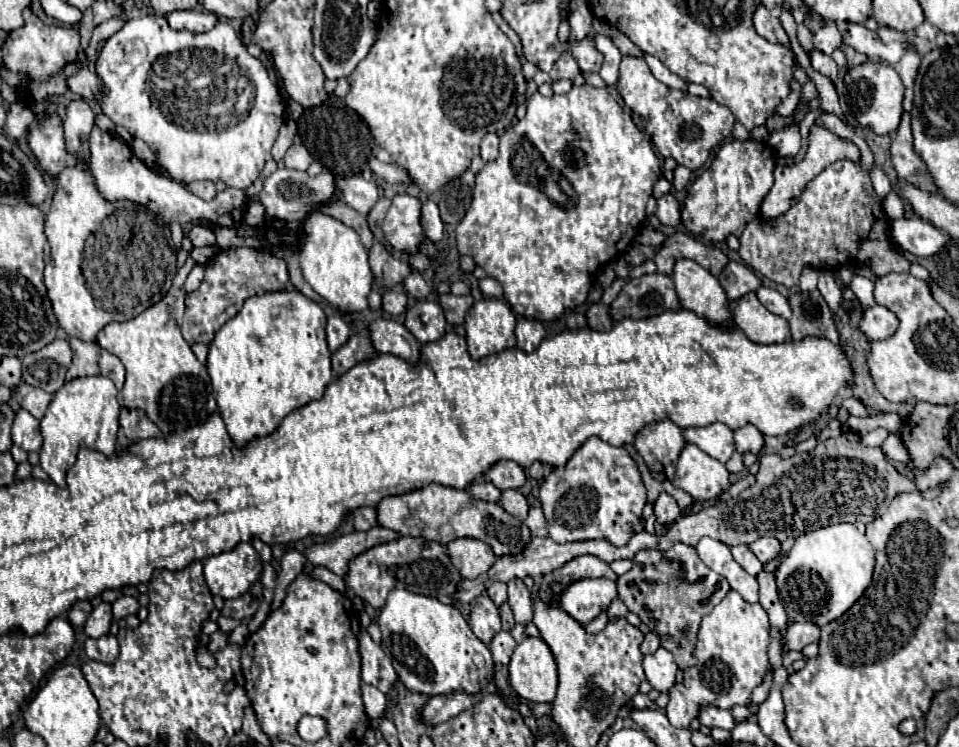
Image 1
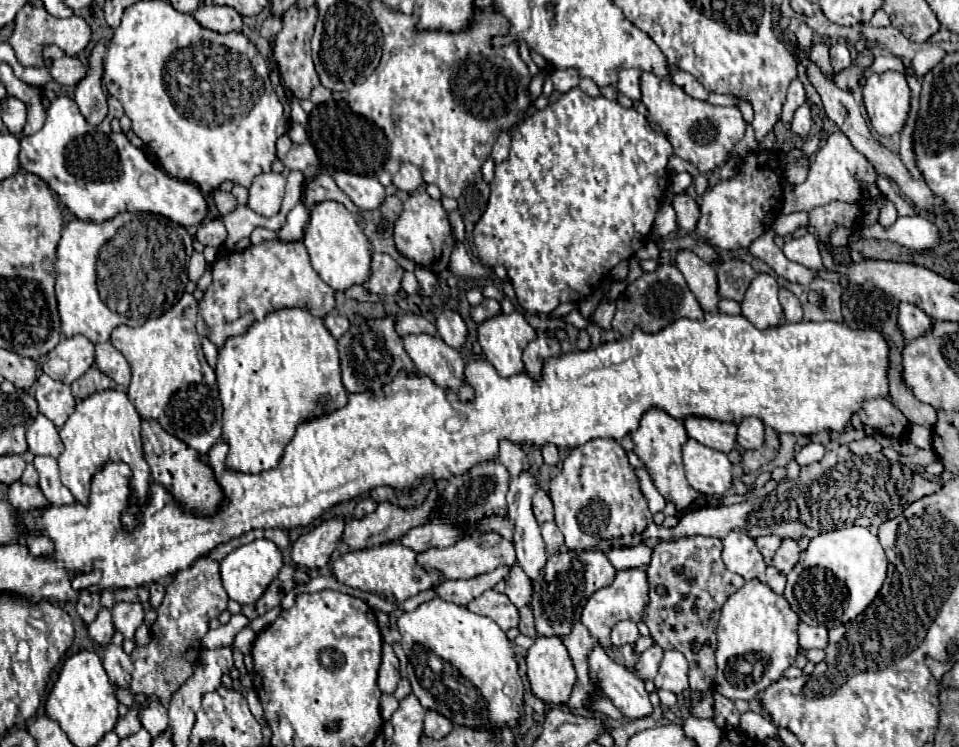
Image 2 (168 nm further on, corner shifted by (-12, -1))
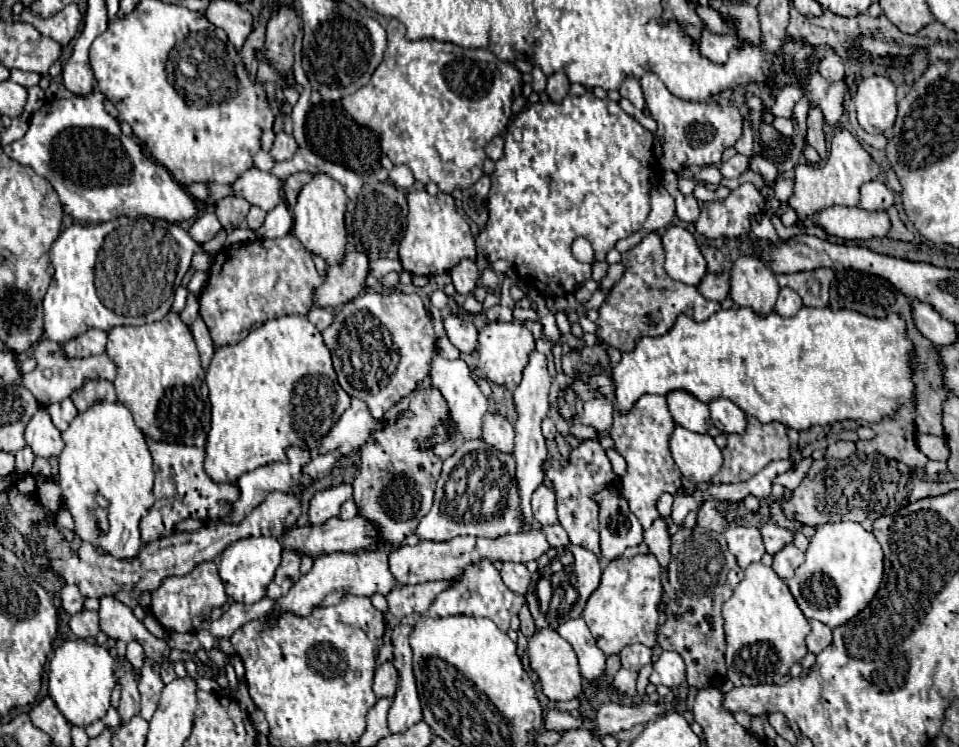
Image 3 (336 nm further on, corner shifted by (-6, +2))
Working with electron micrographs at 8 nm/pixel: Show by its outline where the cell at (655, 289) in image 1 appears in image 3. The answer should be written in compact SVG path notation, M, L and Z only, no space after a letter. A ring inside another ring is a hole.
M657 233L645 235L633 249L625 251L621 263L625 265L625 273L621 281L607 293L603 305L599 307L597 337L611 347L627 353L633 351L641 337L661 337L665 335L677 321L677 315L685 313L695 321L709 319L715 311L721 309L719 303L705 299L697 293L695 287L673 281L661 267L665 259L665 251L661 245L661 237Z

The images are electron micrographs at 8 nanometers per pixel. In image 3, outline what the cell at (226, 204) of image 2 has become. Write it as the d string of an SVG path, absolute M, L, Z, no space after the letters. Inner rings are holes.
M225 197L217 203L215 207L215 213L223 225L225 231L233 231L237 229L239 225L245 225L245 219L247 219L247 213L249 213L251 205L245 201L245 199L239 199L239 197Z

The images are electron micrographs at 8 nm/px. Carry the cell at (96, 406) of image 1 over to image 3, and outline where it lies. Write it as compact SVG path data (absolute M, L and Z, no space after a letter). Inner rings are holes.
M95 403L85 413L79 413L75 421L69 425L67 431L61 433L65 441L65 449L59 455L59 485L63 489L63 501L75 521L75 533L81 541L89 541L95 549L109 553L117 559L131 559L137 557L141 551L141 537L139 537L139 521L147 515L151 505L155 503L153 495L153 459L147 449L145 435L135 427L135 421L127 407L121 403ZM95 495L103 495L107 499L107 519L109 529L103 533L97 525L95 509L97 501Z

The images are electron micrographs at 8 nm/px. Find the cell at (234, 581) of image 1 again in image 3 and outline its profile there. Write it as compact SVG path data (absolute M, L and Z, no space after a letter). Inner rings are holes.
M245 537L219 555L219 577L229 597L237 603L257 603L267 595L267 587L281 563L281 543L275 537Z

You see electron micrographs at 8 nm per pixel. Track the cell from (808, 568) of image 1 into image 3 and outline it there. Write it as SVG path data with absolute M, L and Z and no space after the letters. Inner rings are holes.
M827 523L827 525L819 525L815 535L811 537L809 549L807 549L807 557L805 563L795 571L795 577L787 581L797 605L801 607L801 611L805 613L805 617L817 619L821 623L825 623L827 627L835 629L843 623L847 623L851 617L855 617L861 609L865 609L869 605L869 601L875 597L879 585L883 579L883 551L879 541L875 539L875 535L871 531L865 531L861 527L861 523Z

